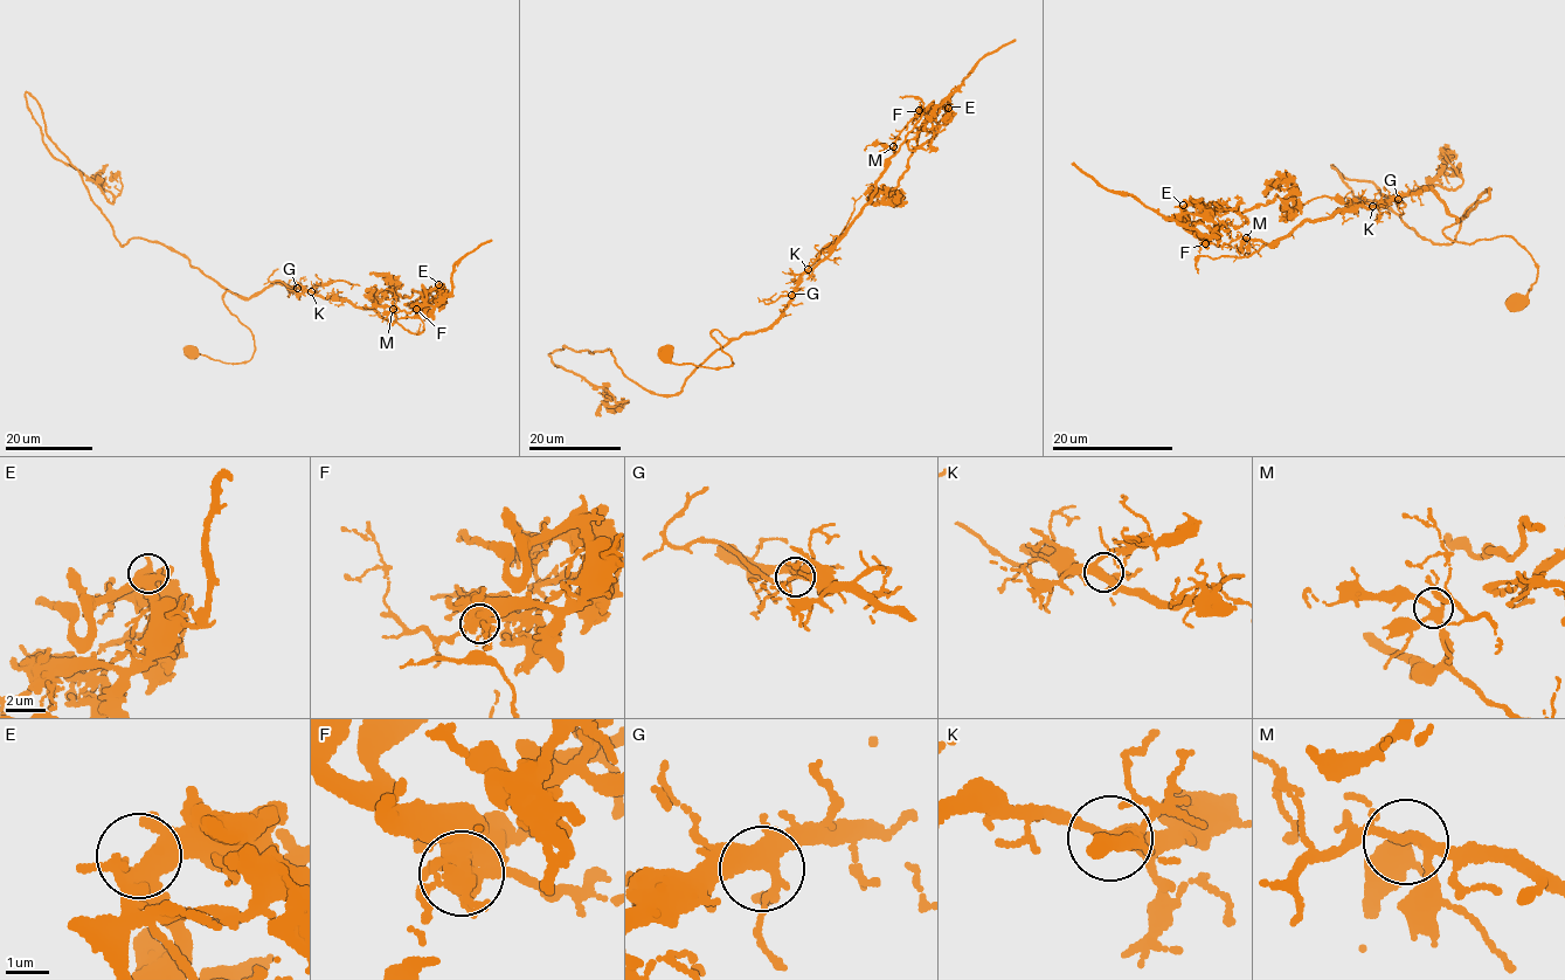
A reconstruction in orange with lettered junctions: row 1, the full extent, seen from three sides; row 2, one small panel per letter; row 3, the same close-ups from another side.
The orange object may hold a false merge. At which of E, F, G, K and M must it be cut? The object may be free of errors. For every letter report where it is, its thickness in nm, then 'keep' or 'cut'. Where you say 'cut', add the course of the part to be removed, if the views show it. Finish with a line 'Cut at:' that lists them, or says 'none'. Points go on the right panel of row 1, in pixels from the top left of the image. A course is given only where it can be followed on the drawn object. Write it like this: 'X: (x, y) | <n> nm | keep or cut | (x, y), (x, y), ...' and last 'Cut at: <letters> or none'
E: (1183, 205) | 420 nm | keep
F: (1205, 243) | 500 nm | cut | (1205, 243), (1195, 222), (1276, 195), (1288, 199), (1294, 190), (1288, 181), (1273, 183), (1266, 197)
G: (1398, 199) | 400 nm | keep
K: (1372, 206) | 320 nm | keep
M: (1246, 237) | 240 nm | keep
Cut at: F

